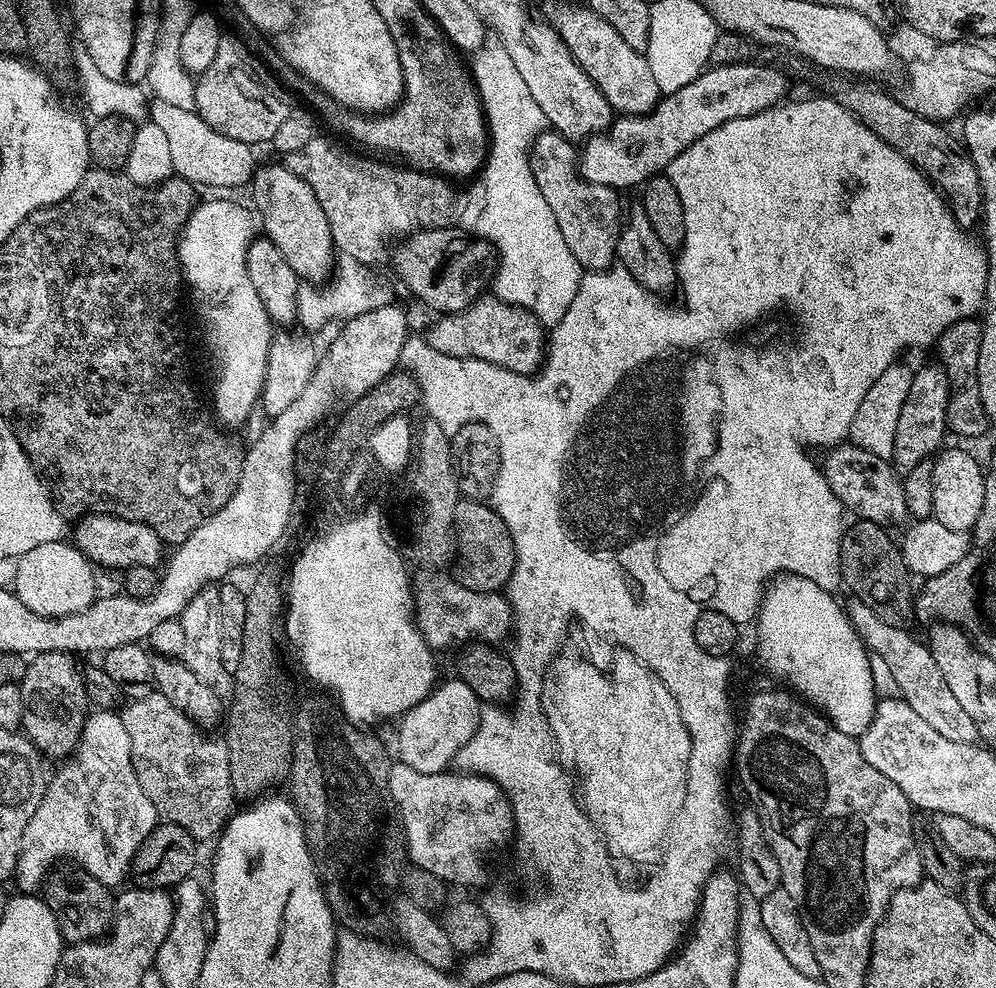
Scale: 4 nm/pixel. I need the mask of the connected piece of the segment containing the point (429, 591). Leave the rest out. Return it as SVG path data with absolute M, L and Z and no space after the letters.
M424 570L414 580L414 619L428 647L439 652L452 644L469 640L498 644L511 633L514 613L507 595L500 592L476 592L463 586L445 571Z

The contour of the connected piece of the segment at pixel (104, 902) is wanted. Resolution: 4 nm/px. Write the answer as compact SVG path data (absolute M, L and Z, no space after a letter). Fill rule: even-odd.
M68 866L57 867L45 879L42 885L42 899L50 906L54 918L58 922L58 930L64 935L68 944L99 940L112 927L113 893L105 884L95 880L90 873L83 870L71 872L70 869L64 867Z

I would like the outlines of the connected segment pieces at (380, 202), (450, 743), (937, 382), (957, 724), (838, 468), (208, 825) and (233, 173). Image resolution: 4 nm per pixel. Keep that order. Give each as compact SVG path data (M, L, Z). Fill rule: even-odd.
M318 134L302 150L294 150L283 157L284 167L289 168L322 202L322 210L326 210L326 218L332 223L332 239L337 245L349 244L351 255L362 258L364 263L380 266L390 256L388 240L395 236L407 237L408 212L400 208L400 200L396 200L396 192L392 192L392 180L388 180L388 172L384 168L376 168L376 158L355 156L335 144L335 139ZM364 180L368 180L368 188L372 188L372 200L364 200Z
M453 678L453 680L446 681L445 684L444 681L437 683L426 699L418 702L418 706L414 706L409 712L399 717L400 729L396 732L396 748L400 751L398 760L405 763L406 766L410 766L411 769L418 770L421 774L438 774L445 771L455 761L462 746L470 740L474 730L480 725L481 711L482 702L474 694L474 690L470 690L470 686L466 686L464 680Z
M932 362L925 368L916 368L910 382L910 394L906 394L906 402L902 402L902 410L898 414L898 430L894 434L894 454L891 463L901 473L909 472L918 462L935 457L945 443L944 436L948 432L948 379L939 363Z
M855 598L846 604L848 621L854 626L858 638L877 661L884 663L886 671L892 675L896 683L898 696L905 700L929 725L945 738L953 742L970 743L977 739L976 723L966 710L954 698L950 686L946 686L946 678L942 678L942 670L938 670L938 662L934 662L934 654L928 649L923 639L915 640L907 631L907 627L890 622L882 622L866 602ZM877 656L877 657L876 657Z
M841 442L829 452L832 453L829 454L828 461L823 461L822 464L824 477L826 482L830 482L830 490L834 490L841 505L849 513L853 512L853 517L885 526L903 525L909 519L903 479L889 461L878 458L878 454L870 454L870 450L862 450L851 442Z
M158 690L149 696L125 703L120 712L122 722L126 726L126 734L130 734L130 754L134 762L134 774L138 774L138 786L146 790L146 798L154 802L154 810L161 821L182 826L193 840L203 842L219 837L220 829L228 823L228 817L234 811L234 797L230 782L230 758L228 747L223 739L216 740L199 724L182 714L182 710L174 710L170 702Z
M158 99L148 104L147 119L160 127L170 149L170 162L177 177L190 181L201 188L240 188L249 183L254 171L253 145L238 142L238 138L226 138L190 110L182 110Z

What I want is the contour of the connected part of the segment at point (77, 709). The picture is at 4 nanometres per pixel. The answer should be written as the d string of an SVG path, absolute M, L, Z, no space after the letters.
M38 652L28 660L26 674L19 682L20 697L22 698L22 718L20 728L23 735L31 740L41 757L48 756L56 762L71 756L76 744L80 741L80 731L86 722L90 711L88 695L84 689L84 677L81 665L76 665L77 657L67 652Z

